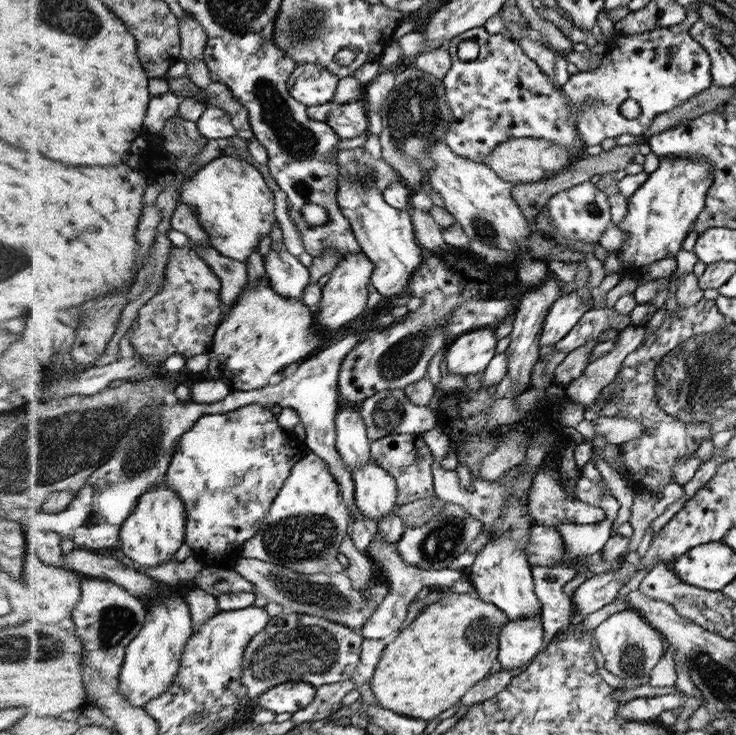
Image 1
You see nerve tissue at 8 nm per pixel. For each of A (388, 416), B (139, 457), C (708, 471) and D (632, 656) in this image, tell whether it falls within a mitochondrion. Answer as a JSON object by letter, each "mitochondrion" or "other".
{"A":"mitochondrion","B":"mitochondrion","C":"other","D":"mitochondrion"}

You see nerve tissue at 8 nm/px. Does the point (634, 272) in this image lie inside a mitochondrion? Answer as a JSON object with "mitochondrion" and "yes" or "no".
{"mitochondrion":"no"}

